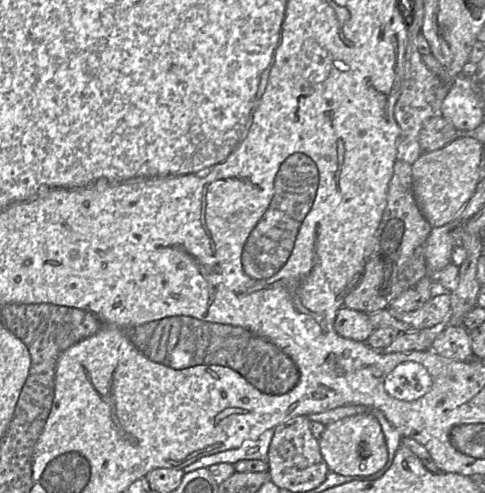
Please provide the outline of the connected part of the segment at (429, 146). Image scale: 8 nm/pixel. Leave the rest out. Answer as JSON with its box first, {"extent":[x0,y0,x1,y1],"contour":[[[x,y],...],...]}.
{"extent":[419,115,461,154],"contour":[[[442,115],[428,119],[419,134],[422,154],[443,148],[461,136],[453,124]]]}

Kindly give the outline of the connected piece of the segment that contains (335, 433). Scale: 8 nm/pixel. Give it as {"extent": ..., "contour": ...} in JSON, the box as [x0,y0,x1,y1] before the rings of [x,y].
{"extent":[319,414,388,476],"contour":[[[356,414],[325,427],[319,439],[320,452],[330,472],[343,476],[369,476],[380,471],[388,459],[388,449],[379,421]]]}

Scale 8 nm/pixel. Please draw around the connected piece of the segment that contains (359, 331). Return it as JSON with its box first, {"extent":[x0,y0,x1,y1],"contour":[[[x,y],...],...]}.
{"extent":[334,306,375,342],"contour":[[[342,306],[336,314],[334,328],[343,338],[366,342],[375,327],[368,314]]]}

